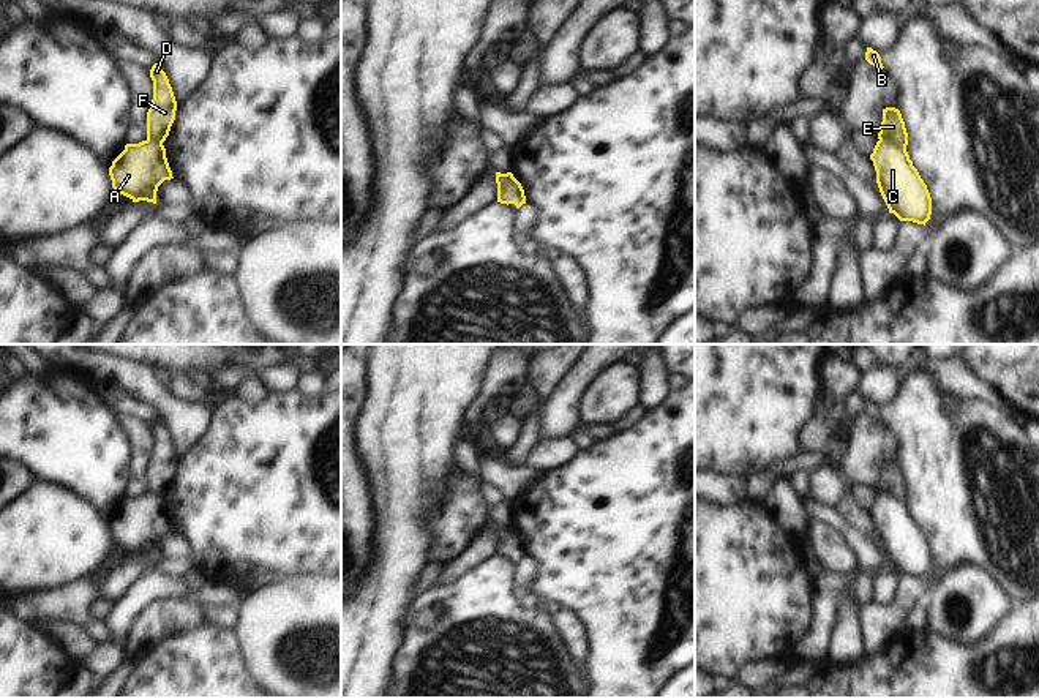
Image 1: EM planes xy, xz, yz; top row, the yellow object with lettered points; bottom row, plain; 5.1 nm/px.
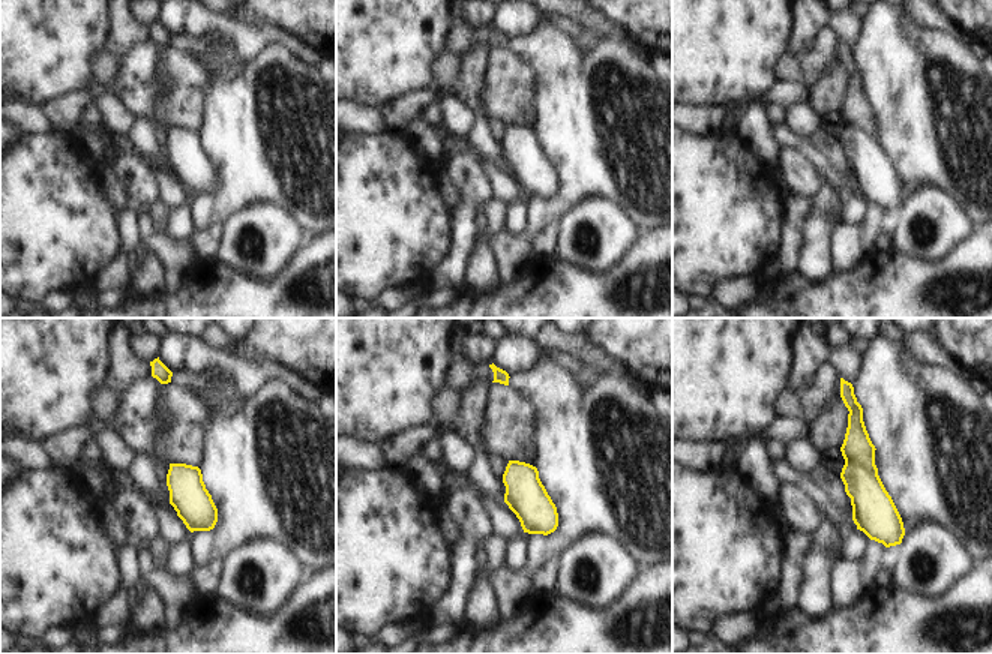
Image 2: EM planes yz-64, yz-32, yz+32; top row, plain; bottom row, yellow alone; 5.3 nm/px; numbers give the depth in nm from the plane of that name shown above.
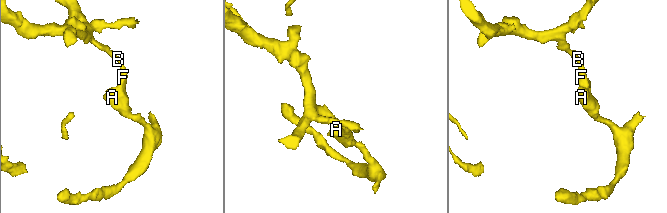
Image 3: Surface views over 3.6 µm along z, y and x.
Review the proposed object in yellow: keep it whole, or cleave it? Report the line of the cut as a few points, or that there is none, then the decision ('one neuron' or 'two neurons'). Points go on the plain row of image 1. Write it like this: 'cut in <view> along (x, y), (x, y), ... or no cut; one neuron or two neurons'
cut in yz along (880, 493), (888, 493), (905, 502); two neurons

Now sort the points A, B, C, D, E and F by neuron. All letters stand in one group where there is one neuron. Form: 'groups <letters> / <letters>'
groups A C / B D E F

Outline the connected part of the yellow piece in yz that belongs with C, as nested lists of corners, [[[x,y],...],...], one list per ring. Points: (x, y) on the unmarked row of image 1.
[[[878,494],[870,513],[889,567],[900,575],[925,580],[932,569],[932,551],[906,502],[889,494]]]

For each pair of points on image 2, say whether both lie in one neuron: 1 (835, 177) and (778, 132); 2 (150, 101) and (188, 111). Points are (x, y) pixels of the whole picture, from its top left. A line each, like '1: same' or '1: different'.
1: same
2: different

